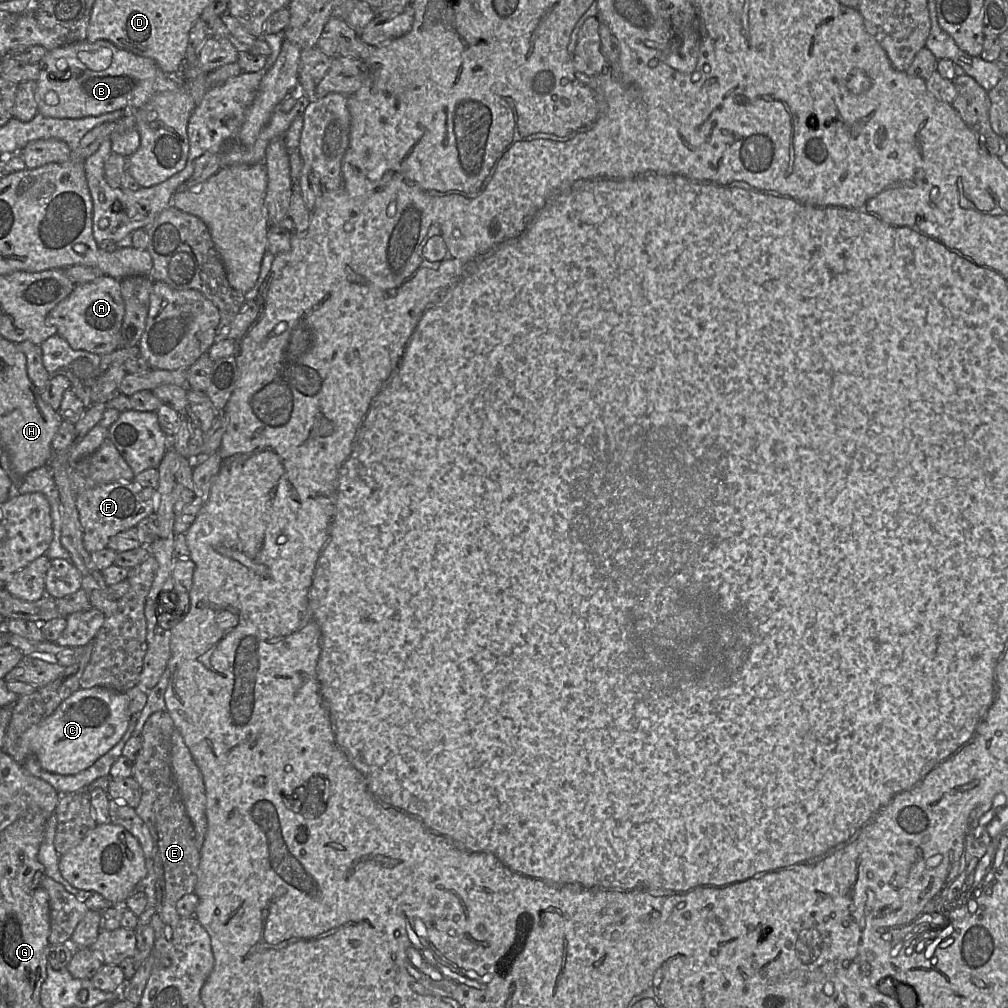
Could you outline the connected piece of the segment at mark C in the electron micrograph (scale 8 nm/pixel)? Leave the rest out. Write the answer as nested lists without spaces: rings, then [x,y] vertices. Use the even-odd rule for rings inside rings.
[[[101,687],[78,689],[61,702],[49,716],[44,716],[21,736],[21,747],[26,755],[34,755],[40,766],[51,773],[74,775],[89,768],[97,759],[112,749],[126,732],[131,719],[124,693]]]

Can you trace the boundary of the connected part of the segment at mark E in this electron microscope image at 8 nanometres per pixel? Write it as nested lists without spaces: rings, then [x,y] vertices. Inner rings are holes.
[[[158,711],[151,714],[144,723],[141,734],[141,749],[133,761],[132,775],[141,789],[141,798],[134,809],[136,814],[146,824],[153,840],[153,869],[155,872],[155,911],[151,916],[150,926],[154,933],[154,943],[152,948],[153,962],[163,967],[170,965],[170,960],[166,954],[165,945],[171,940],[173,930],[179,922],[180,916],[176,912],[176,903],[184,895],[194,892],[196,884],[196,874],[200,862],[200,849],[195,841],[193,825],[187,816],[185,807],[180,798],[171,769],[171,735],[174,730],[173,721],[168,712]]]

